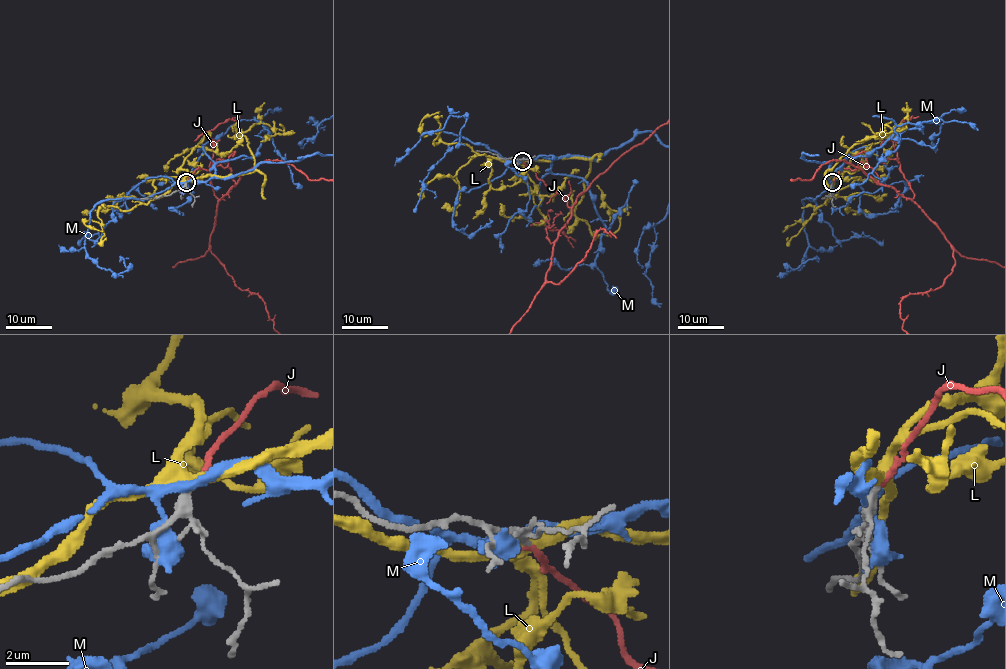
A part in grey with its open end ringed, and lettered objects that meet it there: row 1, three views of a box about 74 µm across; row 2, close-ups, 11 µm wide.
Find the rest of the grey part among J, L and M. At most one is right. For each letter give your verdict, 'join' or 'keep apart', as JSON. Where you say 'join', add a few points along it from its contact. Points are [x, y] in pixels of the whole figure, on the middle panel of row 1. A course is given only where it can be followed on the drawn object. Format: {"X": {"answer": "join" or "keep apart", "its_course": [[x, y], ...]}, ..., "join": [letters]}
{"J": {"answer": "join"}, "L": {"answer": "keep apart"}, "M": {"answer": "keep apart"}, "join": ["J"]}

